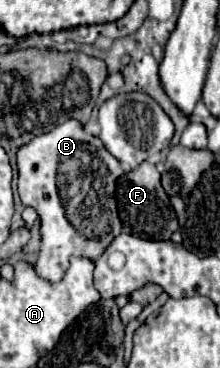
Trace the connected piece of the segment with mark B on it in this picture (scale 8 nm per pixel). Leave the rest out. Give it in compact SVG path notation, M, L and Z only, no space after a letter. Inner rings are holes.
M65 121L65 123L61 123L61 125L55 125L55 127L53 127L53 129L49 131L49 133L43 133L43 135L37 135L37 137L35 137L33 141L29 141L27 145L23 145L23 147L21 147L21 149L17 151L17 167L19 167L19 181L17 181L17 191L19 191L19 197L21 197L21 203L23 203L25 207L33 207L33 209L37 211L37 215L39 215L39 221L41 221L41 225L39 225L39 237L41 237L41 247L39 247L39 257L37 257L37 261L35 261L35 269L39 271L39 275L41 275L41 277L45 277L47 281L53 281L53 283L57 283L57 281L61 281L61 277L63 277L63 275L65 275L65 271L69 269L69 259L71 259L71 257L87 257L87 259L91 259L91 261L95 263L95 261L97 261L97 257L101 257L101 253L103 253L103 251L105 251L105 249L107 249L107 247L111 245L111 241L113 241L113 239L115 239L115 237L117 237L117 235L121 233L121 229L123 229L123 225L121 225L121 219L119 219L119 213L117 213L117 199L115 199L115 185L117 185L117 181L119 181L119 179L121 179L121 177L123 177L123 175L127 173L127 171L125 171L125 169L121 167L121 163L119 163L119 161L117 161L117 159L115 159L115 157L113 157L113 155L111 155L111 153L109 153L109 151L105 149L105 145L103 145L103 141L99 141L97 137L93 137L93 135L89 135L89 133L85 131L85 127L83 127L83 123L79 123L79 121ZM105 169L107 169L107 179L103 179L103 175L101 175L101 173L103 173ZM69 177L75 177L75 179L71 179L73 183L75 183L75 181L79 181L79 183L83 183L83 189L81 189L81 191L83 191L83 195L81 195L81 197L73 197L73 199L61 199L61 193L59 193L59 191L65 191L65 189L67 189L67 185L65 185L65 183L69 181Z

